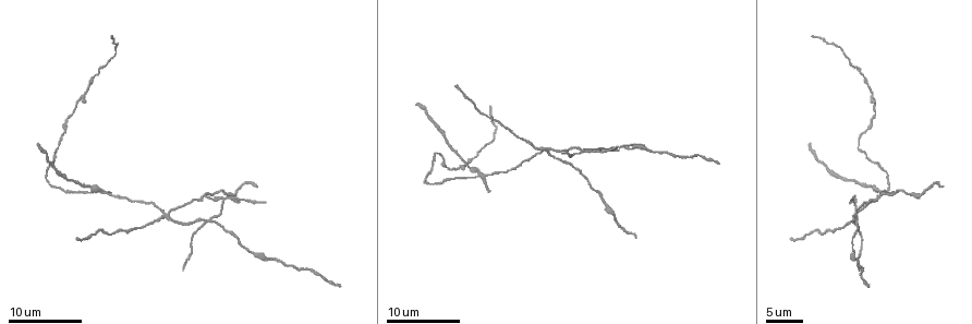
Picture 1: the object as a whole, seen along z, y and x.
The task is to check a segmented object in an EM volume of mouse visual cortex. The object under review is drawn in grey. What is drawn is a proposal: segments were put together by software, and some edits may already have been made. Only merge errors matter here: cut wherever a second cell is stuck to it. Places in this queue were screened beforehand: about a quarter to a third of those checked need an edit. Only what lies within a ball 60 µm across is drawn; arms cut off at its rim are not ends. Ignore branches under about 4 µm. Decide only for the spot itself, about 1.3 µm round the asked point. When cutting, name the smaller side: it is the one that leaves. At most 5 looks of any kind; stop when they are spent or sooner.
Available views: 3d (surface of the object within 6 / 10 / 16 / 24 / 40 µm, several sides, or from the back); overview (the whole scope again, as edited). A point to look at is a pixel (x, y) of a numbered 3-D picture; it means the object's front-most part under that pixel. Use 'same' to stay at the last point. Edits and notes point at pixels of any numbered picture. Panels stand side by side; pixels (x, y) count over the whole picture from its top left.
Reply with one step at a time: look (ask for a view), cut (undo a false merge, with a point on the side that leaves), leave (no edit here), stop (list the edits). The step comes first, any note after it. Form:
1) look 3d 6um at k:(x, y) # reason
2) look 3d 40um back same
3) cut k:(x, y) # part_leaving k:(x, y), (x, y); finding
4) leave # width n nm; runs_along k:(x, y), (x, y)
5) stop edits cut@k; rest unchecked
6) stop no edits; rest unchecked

look 3d 16um at 1:(167, 212) # four or more arms meet

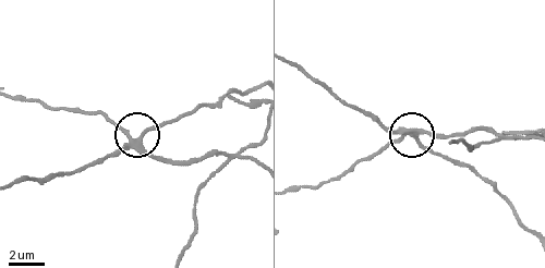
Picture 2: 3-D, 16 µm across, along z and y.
look 3d 10um at 2:(139, 140)

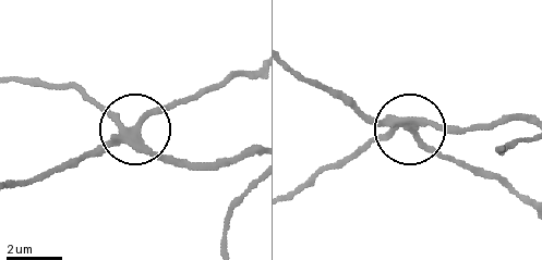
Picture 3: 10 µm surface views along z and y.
cut 3:(94, 152) # arms 4; part_leaving 3:(133, 134), (173, 103), (251, 73); two cells meet here

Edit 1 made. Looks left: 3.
look overview # see it whole again

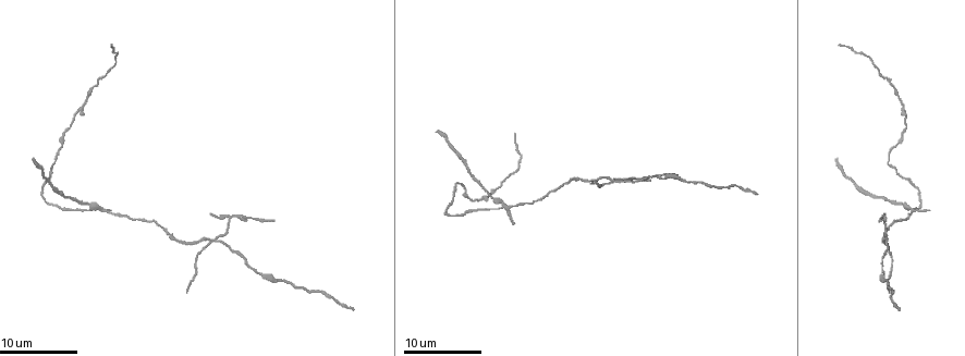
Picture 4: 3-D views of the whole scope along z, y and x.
look 3d 10um at 4:(508, 206) # a fork

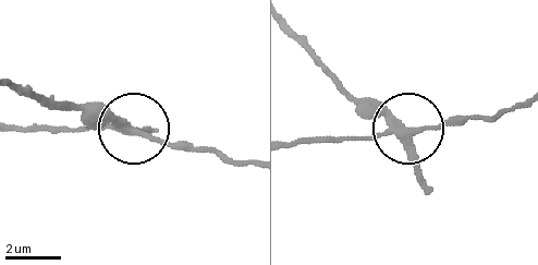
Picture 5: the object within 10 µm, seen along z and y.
cut 5:(101, 106) # part_leaving 5:(122, 129), (19, 91); two cells meet here

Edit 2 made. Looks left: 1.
look 3d 6um at 4:(214, 241) # four or more arms meet

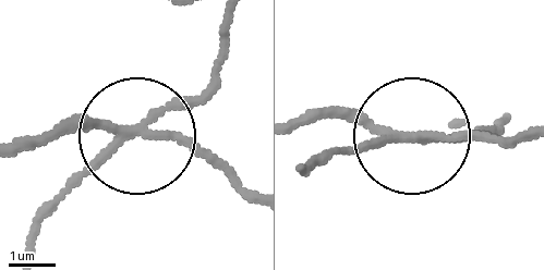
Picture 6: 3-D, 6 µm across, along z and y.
cut 6:(80, 173) # side_arm 10 um; part_leaving 6:(133, 135), (200, 88), (227, 19); a second cell is stuck on

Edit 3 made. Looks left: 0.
stop edits cut@3, cut@5, cut@6; rest unchecked

